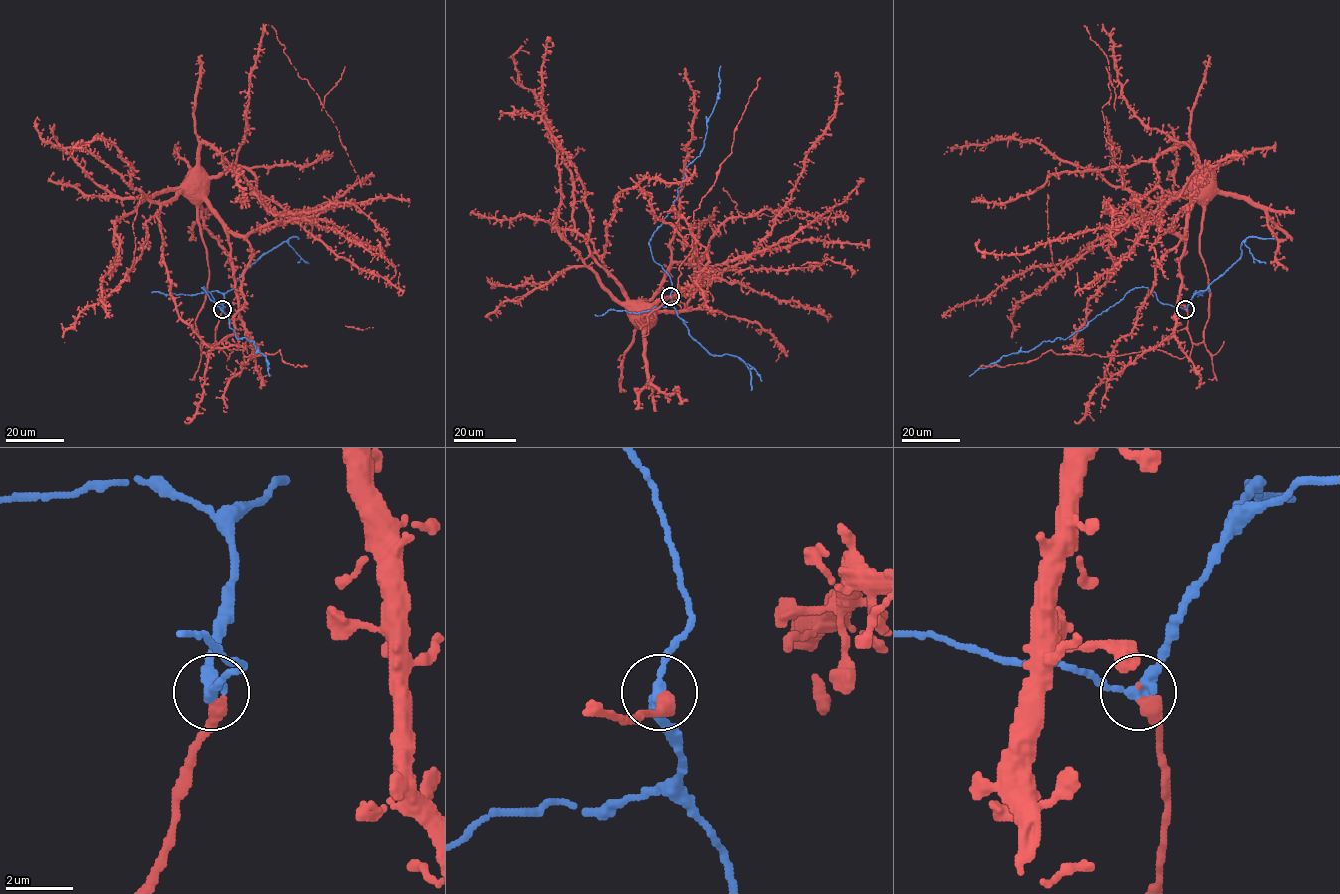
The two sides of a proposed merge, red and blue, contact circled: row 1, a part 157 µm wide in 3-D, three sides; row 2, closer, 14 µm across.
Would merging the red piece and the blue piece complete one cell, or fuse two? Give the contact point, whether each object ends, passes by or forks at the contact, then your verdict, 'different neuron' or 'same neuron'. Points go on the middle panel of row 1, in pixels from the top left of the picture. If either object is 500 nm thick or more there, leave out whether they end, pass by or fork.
at (670, 296); red ends there; blue passes by; same neuron

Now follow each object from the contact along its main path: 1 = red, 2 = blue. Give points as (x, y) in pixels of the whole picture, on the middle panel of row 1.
1: (670, 295), (642, 317), (652, 321), (656, 320), (652, 311), (634, 314), (636, 308)
2: (670, 295), (670, 276), (653, 260), (649, 242), (673, 205), (686, 168), (700, 155), (719, 93), (720, 66)

